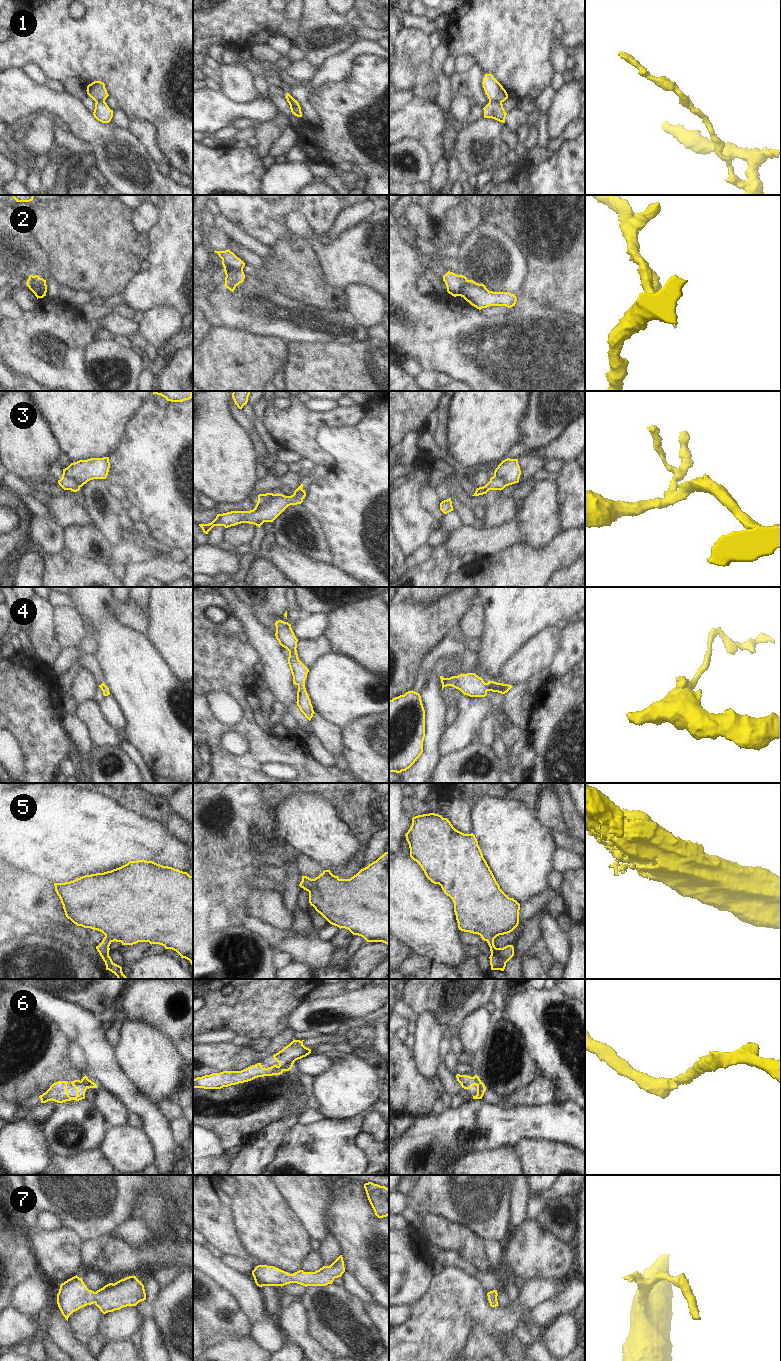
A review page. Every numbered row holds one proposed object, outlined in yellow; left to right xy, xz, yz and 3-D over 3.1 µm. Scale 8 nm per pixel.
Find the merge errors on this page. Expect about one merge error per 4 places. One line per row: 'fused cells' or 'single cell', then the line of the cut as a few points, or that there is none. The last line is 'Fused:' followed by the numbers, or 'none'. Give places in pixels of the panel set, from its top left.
1: fused cells; cut yz (501, 101), (494, 100), (489, 102)
2: fused cells; cut xy (29, 286), (35, 286), (38, 290), (45, 292)
3: fused cells; cut xy (63, 472), (80, 486)
4: single cell; cut none
5: single cell; cut none
6: single cell; cut none
7: single cell; cut none
Fused: 1, 2, 3

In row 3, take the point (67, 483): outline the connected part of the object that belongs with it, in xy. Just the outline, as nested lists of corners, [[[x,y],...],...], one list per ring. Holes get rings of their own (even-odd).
[[[64,473],[62,474],[62,478],[58,480],[58,484],[64,490],[71,490],[73,492],[80,490],[80,486],[77,484],[77,482],[73,478],[66,476]]]

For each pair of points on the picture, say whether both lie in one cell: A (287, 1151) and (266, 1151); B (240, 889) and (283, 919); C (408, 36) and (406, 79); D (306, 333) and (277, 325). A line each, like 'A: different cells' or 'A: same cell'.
A: different cells
B: different cells
C: same cell
D: same cell

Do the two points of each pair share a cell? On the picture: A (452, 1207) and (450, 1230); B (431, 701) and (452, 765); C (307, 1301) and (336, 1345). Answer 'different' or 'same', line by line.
A: different
B: different
C: same

